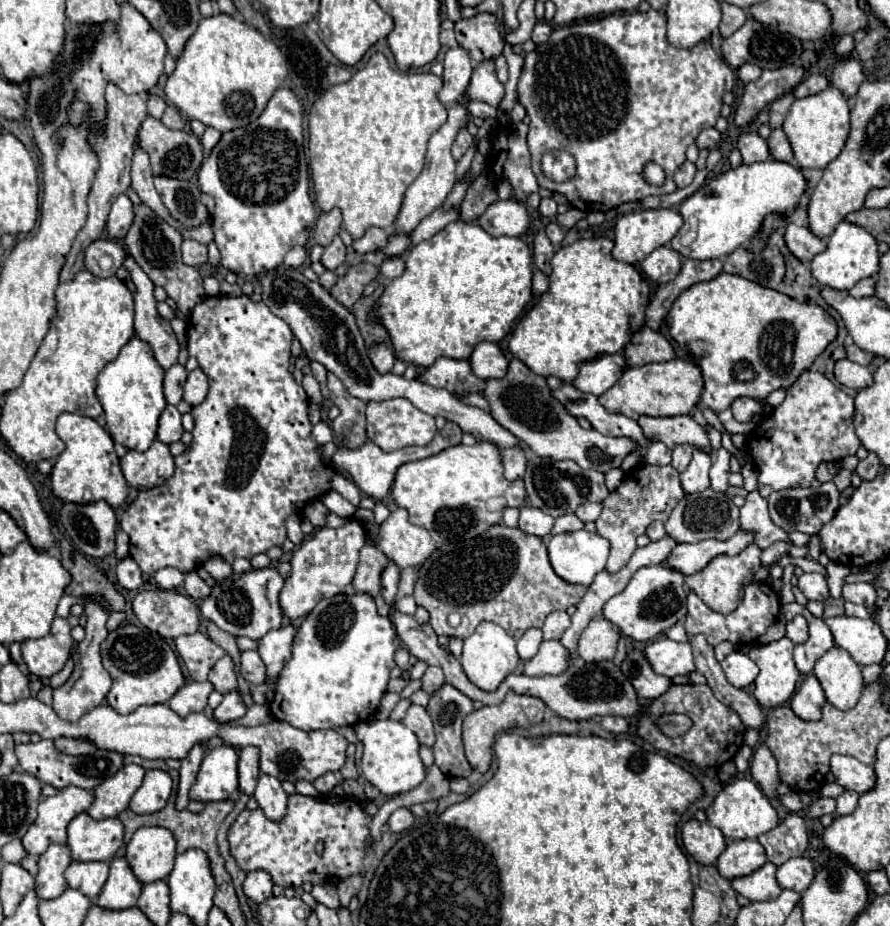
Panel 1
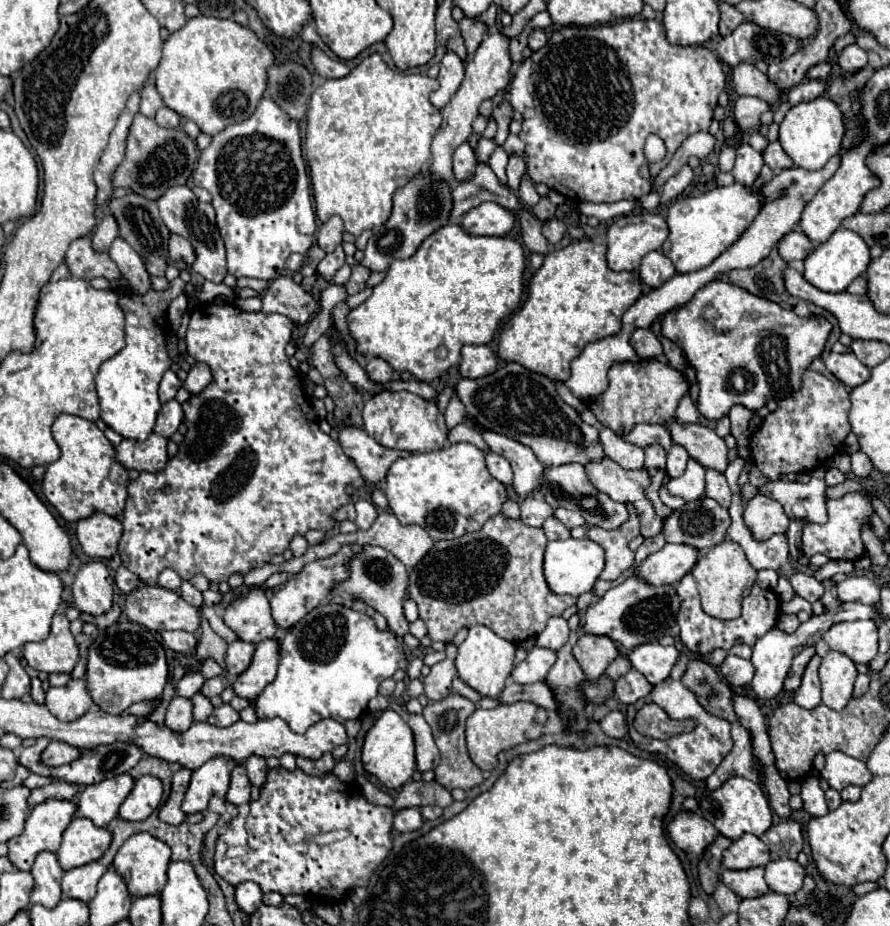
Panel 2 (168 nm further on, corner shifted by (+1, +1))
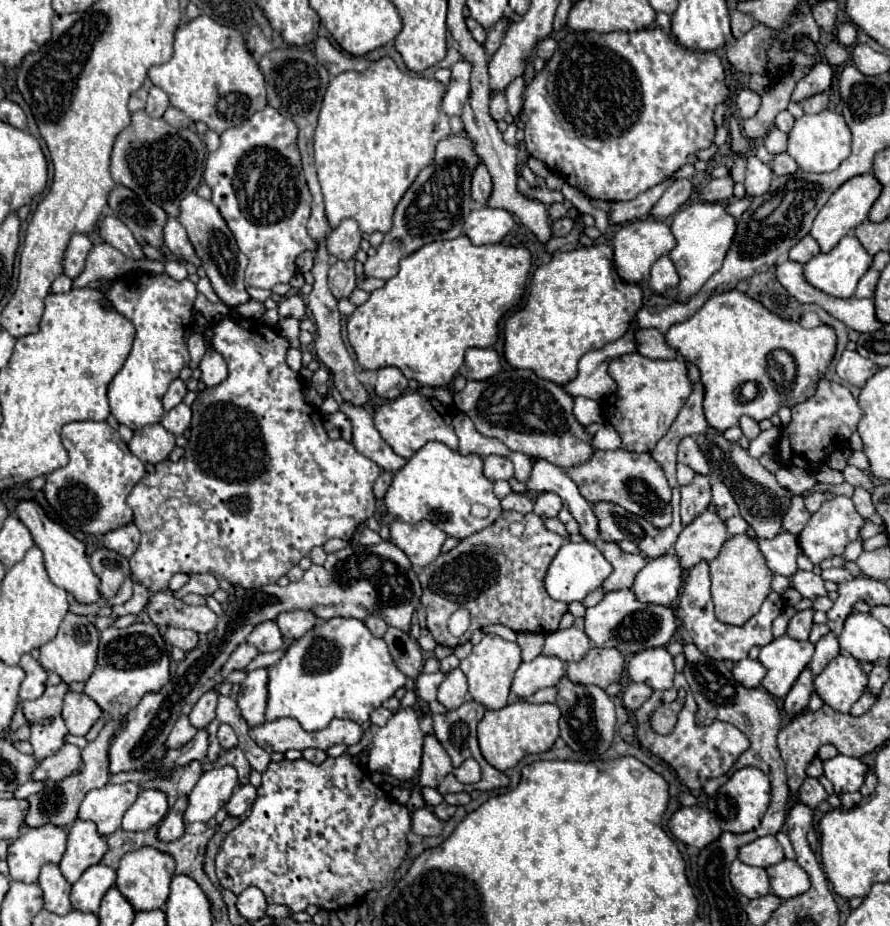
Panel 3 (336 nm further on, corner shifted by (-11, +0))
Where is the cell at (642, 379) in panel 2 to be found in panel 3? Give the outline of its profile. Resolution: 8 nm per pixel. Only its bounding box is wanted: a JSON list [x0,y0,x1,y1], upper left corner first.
[607,352,693,452]

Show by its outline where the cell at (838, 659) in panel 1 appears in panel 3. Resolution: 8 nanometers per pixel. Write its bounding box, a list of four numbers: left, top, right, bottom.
[813,654,867,712]

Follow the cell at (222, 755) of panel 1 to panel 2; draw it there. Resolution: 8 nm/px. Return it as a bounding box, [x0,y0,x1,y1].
[181,757,231,813]

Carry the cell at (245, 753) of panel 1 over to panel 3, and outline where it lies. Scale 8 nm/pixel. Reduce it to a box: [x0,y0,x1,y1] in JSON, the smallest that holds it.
[225,784,257,818]

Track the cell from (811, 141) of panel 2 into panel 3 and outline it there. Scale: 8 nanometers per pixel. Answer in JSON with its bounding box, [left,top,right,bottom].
[787,110,851,172]

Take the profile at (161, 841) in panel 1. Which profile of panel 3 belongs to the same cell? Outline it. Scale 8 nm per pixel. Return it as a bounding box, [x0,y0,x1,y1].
[117,848,175,910]

